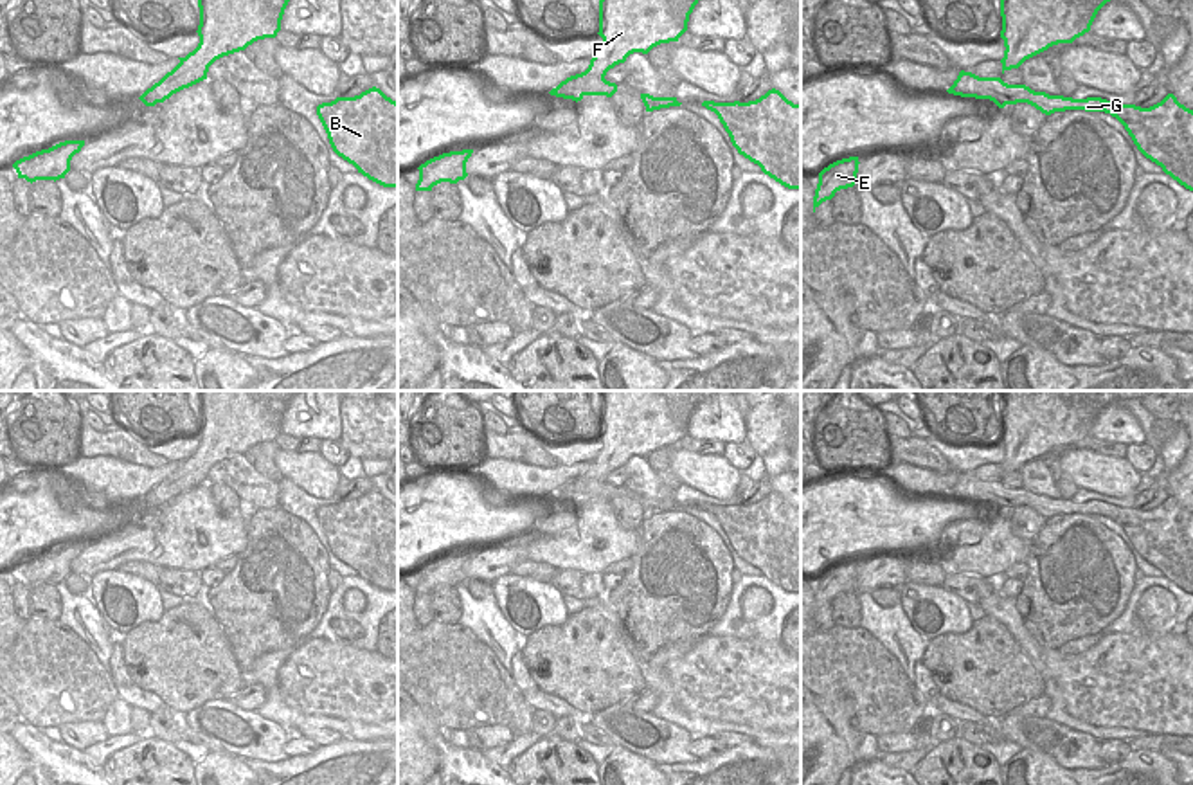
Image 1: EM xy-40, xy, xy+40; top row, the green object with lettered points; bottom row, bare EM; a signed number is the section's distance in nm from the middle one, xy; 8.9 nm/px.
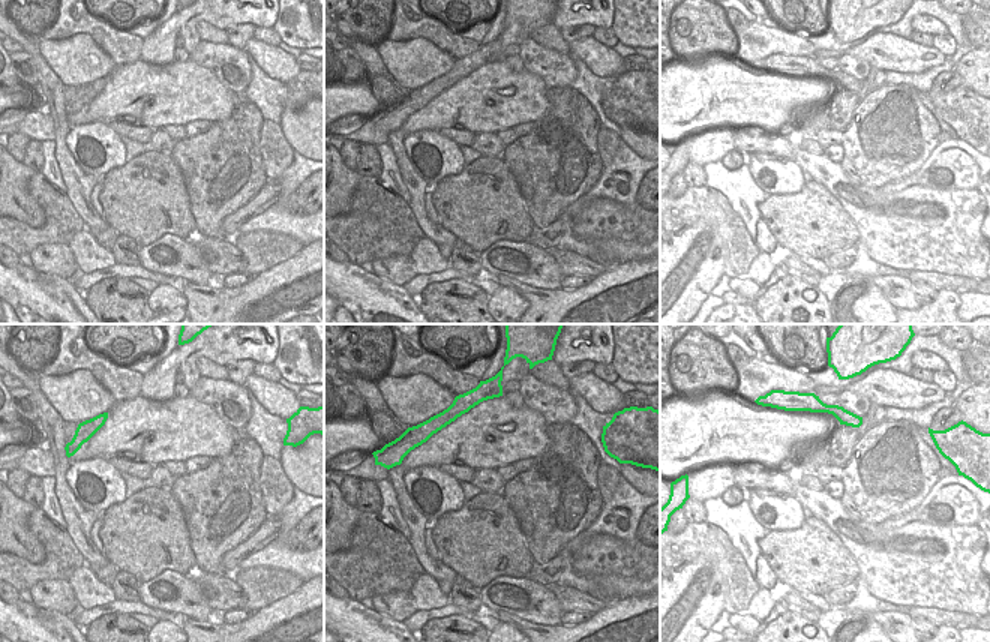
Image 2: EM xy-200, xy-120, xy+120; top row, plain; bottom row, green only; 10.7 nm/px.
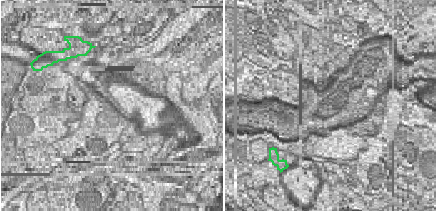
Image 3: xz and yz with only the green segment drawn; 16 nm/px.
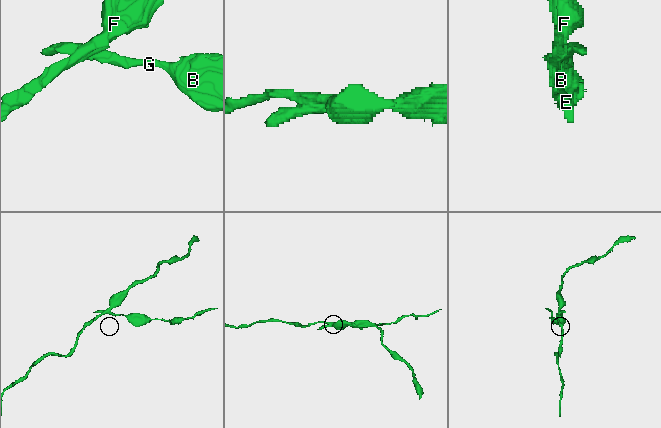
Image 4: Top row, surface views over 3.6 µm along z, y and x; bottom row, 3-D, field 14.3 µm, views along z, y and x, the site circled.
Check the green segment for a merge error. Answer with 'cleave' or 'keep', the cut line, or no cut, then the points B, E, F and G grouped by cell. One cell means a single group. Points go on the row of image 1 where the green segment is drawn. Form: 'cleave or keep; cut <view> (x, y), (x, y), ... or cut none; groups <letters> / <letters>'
cleave; cut xy (603, 78), (592, 78), (580, 92), (573, 92), (567, 98); groups B G / E F

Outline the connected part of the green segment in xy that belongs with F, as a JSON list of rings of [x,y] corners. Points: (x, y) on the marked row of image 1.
[[[599,0],[597,34],[603,38],[603,45],[585,72],[567,77],[574,81],[574,94],[569,99],[574,101],[578,92],[585,92],[592,77],[605,79],[606,72],[624,63],[630,54],[648,54],[660,43],[678,41],[687,31],[689,14],[696,4],[698,0]]]

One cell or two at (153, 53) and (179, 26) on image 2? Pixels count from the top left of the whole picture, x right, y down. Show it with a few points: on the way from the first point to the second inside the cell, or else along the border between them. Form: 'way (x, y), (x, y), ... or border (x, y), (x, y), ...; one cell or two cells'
way (159, 47), (173, 32); one cell

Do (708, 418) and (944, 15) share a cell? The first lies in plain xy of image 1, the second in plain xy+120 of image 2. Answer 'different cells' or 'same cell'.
different cells

